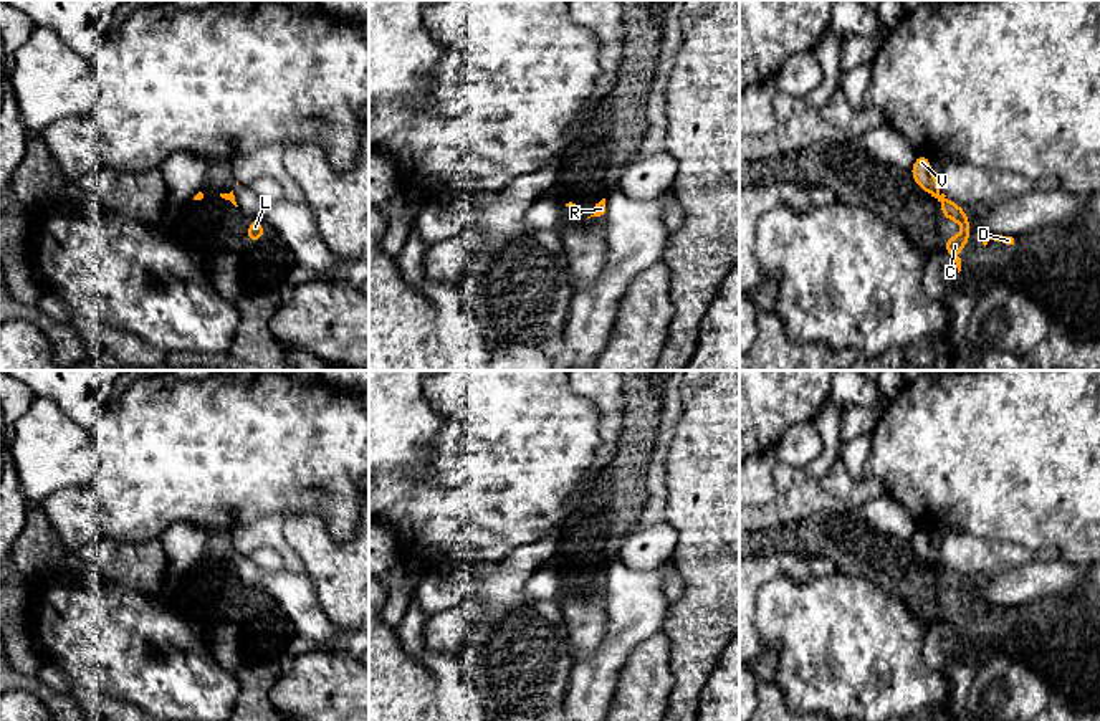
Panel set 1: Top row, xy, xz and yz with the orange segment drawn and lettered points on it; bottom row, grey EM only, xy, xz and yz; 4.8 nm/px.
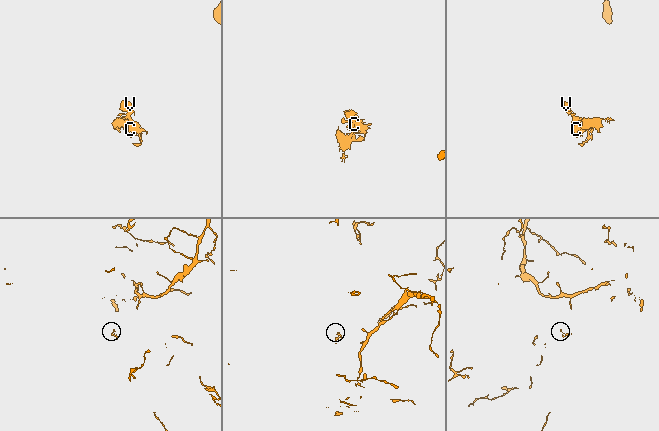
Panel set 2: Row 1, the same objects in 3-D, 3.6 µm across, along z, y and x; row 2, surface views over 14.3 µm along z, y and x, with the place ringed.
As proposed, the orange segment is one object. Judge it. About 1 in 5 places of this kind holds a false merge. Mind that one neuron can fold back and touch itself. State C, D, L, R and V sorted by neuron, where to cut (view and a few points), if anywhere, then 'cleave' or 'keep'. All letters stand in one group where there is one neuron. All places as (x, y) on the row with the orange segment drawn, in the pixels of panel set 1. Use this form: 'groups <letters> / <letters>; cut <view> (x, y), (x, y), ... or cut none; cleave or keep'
groups C D L R / V; cut yz (943, 197), (938, 200); cleave

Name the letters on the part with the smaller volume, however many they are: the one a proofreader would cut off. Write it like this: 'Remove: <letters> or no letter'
Remove: C, D, L, R

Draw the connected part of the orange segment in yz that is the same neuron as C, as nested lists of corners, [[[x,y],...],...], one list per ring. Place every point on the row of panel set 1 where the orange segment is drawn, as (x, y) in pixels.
[[[941,198],[938,202],[943,208],[941,218],[943,220],[949,218],[953,222],[958,222],[963,228],[963,236],[959,238],[958,233],[948,235],[948,241],[941,250],[945,253],[949,253],[954,258],[954,263],[956,263],[956,268],[958,268],[958,273],[959,273],[961,271],[961,258],[958,255],[959,255],[963,246],[969,245],[973,223],[968,220],[964,208],[956,205],[953,200]]]

